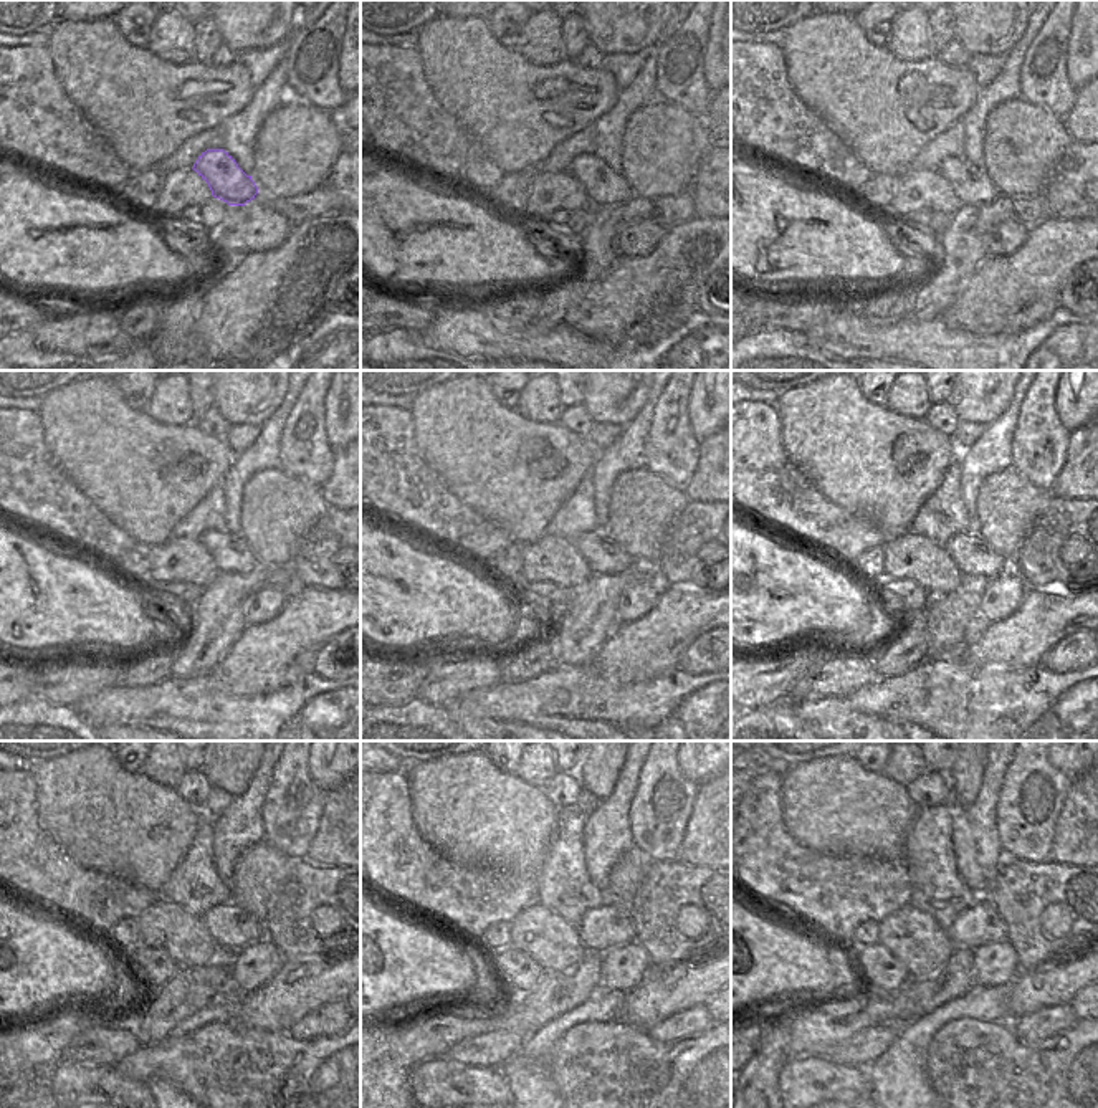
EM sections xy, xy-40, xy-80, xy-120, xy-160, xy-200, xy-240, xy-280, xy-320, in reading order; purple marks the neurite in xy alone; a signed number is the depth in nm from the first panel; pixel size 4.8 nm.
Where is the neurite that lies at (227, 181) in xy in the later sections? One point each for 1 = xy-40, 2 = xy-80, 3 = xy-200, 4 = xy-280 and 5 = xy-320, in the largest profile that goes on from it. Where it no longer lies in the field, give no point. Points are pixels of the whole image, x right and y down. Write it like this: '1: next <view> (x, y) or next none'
1: next xy-40 (602, 186)
2: next xy-80 (971, 184)
3: next xy-200 (973, 556)
4: next xy-280 (609, 925)
5: next xy-320 (978, 925)

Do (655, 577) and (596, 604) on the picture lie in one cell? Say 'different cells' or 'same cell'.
same cell

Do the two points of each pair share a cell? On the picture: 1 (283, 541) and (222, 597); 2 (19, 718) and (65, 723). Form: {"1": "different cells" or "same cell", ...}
{"1": "different cells", "2": "same cell"}

